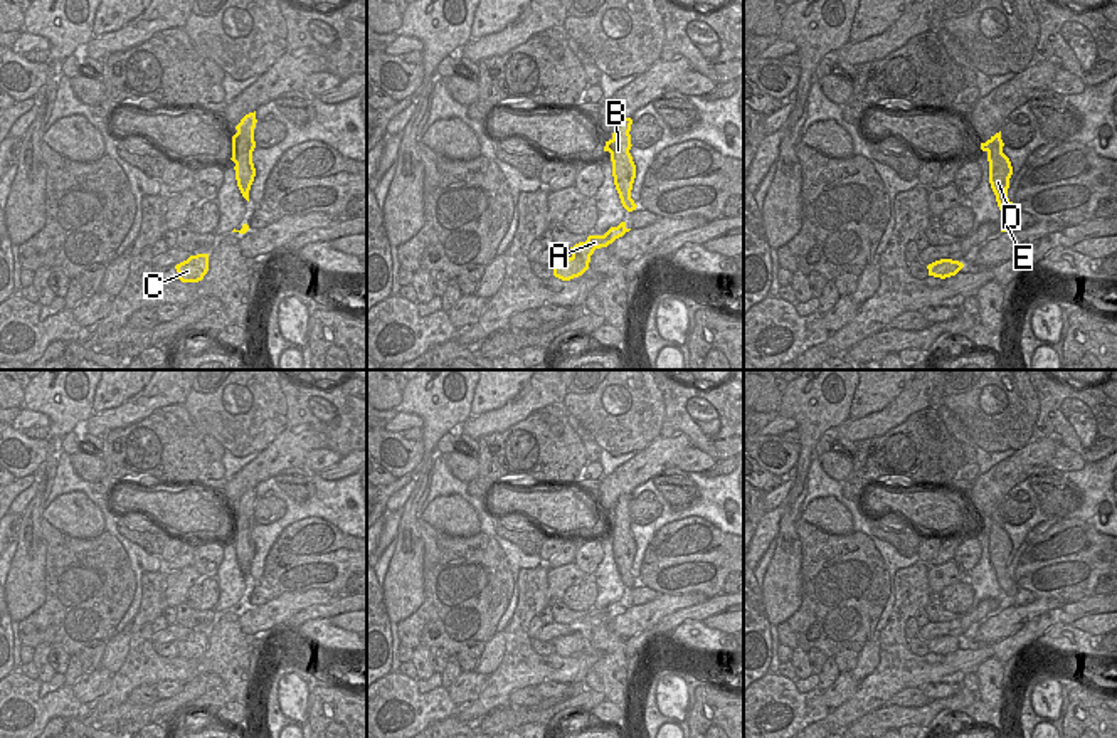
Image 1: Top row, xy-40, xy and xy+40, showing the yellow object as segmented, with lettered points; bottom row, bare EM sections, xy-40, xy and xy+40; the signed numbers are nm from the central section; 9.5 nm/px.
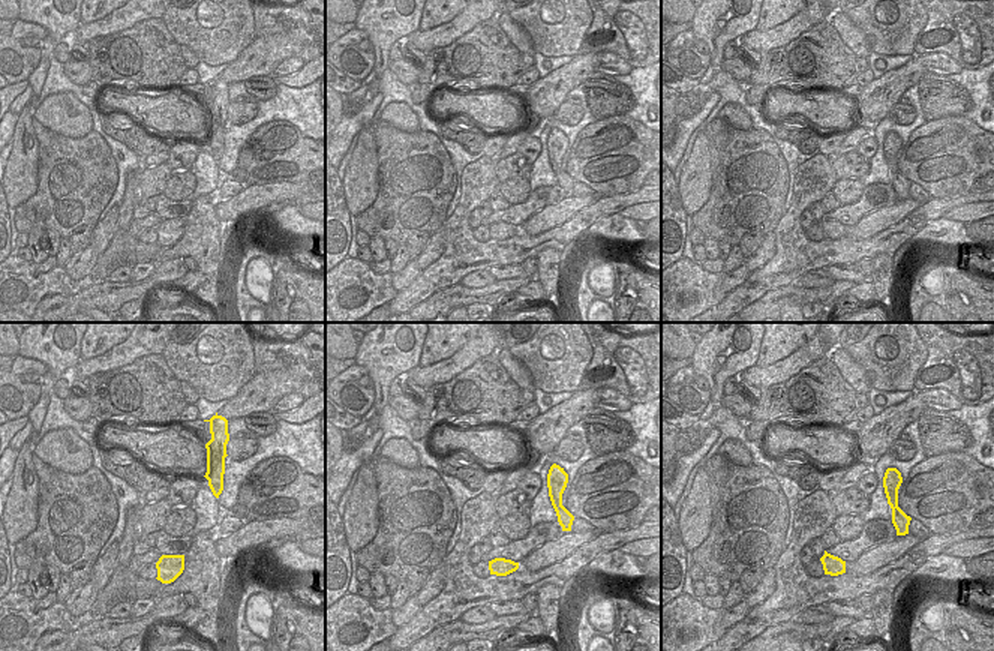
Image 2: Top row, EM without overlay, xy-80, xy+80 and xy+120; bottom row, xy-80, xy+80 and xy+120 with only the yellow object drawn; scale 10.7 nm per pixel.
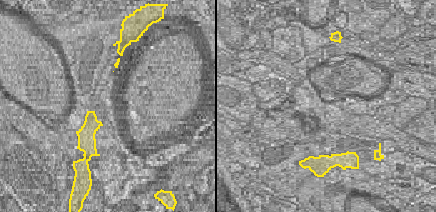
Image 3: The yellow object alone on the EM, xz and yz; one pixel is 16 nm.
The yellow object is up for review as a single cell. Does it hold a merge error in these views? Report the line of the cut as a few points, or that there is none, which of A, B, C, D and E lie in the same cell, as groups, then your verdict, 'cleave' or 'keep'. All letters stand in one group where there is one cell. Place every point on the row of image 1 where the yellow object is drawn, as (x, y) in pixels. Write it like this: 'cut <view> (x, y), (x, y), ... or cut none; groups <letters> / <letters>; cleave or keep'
cut xy (572, 254), (579, 254), (587, 268); groups A B D E / C; cleave

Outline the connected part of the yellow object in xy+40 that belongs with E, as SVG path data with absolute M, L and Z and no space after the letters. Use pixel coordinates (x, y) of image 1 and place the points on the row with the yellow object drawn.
M1001 131L991 136L986 143L981 143L981 150L987 153L989 161L989 183L996 195L998 207L1003 213L1001 232L1014 229L1014 219L1018 215L1016 205L1008 198L1009 178L1013 166L1009 158L1003 153Z

